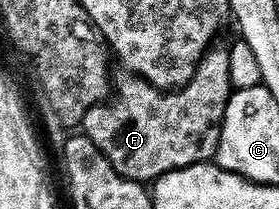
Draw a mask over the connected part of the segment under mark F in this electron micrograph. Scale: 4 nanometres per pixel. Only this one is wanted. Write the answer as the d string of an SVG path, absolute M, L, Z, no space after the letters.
M210 47L197 64L195 75L181 89L157 89L135 73L121 71L111 81L111 93L101 104L83 115L79 129L103 151L111 167L132 181L152 183L172 169L187 163L185 145L173 137L173 129L193 129L193 157L197 163L217 156L217 144L229 94L233 84L229 78L229 50Z

